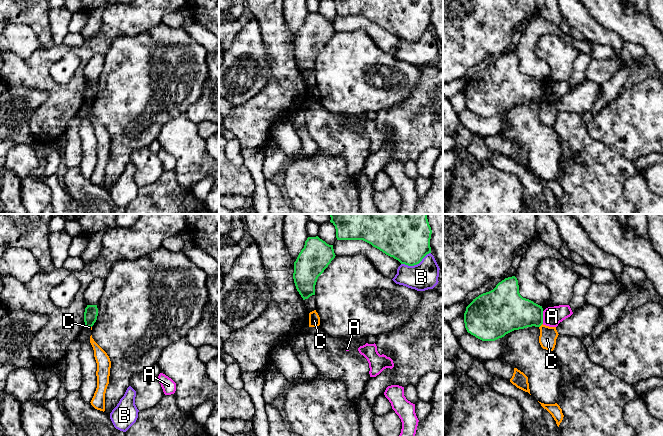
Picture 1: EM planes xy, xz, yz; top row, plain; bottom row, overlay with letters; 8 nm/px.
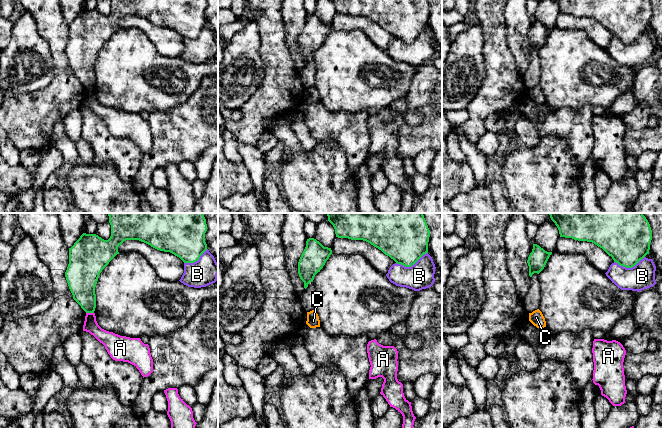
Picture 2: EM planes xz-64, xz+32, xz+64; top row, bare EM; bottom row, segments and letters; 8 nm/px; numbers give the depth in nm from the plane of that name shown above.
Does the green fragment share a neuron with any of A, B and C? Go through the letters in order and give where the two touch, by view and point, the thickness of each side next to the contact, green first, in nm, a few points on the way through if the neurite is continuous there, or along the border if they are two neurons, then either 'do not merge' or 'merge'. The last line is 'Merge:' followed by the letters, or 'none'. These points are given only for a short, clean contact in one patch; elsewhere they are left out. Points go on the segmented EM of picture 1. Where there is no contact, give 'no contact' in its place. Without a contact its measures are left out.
A: contact yz (542, 317); calibres 280 and 160 nm; do not merge
B: contact xz (415, 264); calibres 400 and 220 nm; do not merge
C: contact yz (541, 324); calibres 280 and 140 nm; border yz (542, 323), (539, 327); do not merge
Merge: none

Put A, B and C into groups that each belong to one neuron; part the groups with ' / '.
A / B / C

